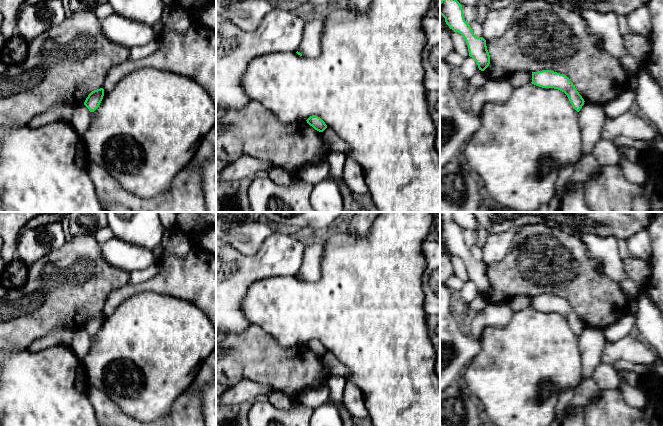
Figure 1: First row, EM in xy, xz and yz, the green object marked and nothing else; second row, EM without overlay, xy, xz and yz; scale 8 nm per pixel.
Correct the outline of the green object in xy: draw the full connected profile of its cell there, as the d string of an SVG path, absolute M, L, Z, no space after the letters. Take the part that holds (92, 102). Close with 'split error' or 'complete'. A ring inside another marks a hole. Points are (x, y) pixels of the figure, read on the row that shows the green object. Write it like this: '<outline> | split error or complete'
M100 88L92 91L86 98L84 105L89 109L90 112L94 112L100 105L104 96L104 89Z | complete

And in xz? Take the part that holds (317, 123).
M312 115L306 121L310 126L319 132L323 132L327 128L325 122L318 116Z | complete

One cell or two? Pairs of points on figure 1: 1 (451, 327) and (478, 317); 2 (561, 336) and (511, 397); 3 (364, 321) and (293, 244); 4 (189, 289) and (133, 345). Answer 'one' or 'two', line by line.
1: two
2: one
3: two
4: two

